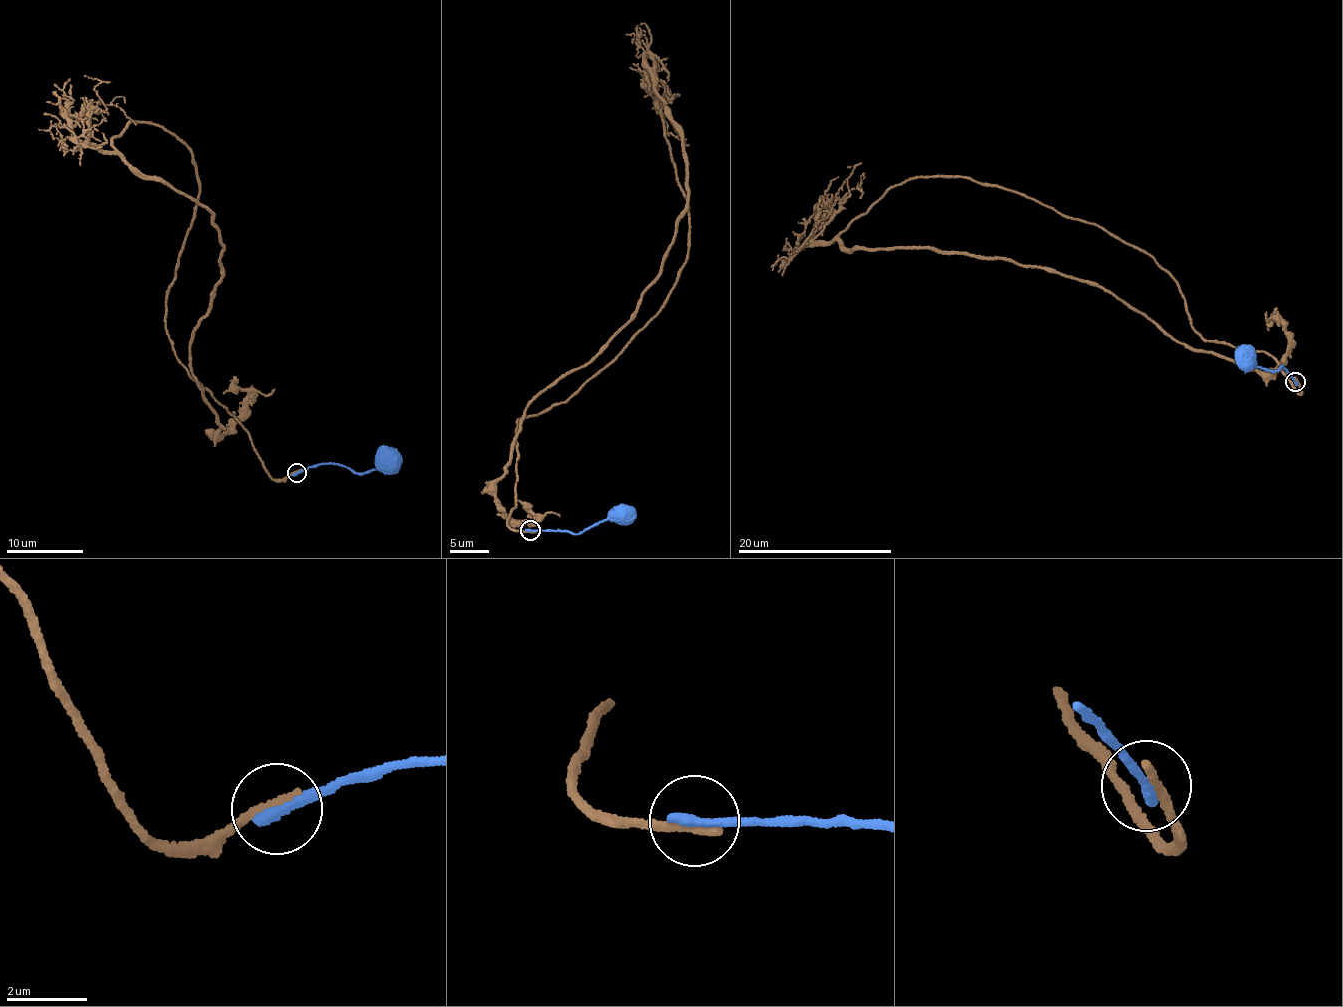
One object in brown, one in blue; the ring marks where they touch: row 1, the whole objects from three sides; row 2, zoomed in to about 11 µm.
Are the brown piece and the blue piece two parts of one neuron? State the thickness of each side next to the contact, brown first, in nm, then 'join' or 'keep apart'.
280/300 nm | keep apart

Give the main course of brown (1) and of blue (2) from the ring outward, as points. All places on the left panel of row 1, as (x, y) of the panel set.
1: (296, 471), (176, 355), (199, 179), (131, 119), (118, 156), (225, 246), (190, 350), (218, 432), (274, 389)
2: (296, 473), (336, 463), (363, 472), (376, 468), (380, 455), (388, 457)

